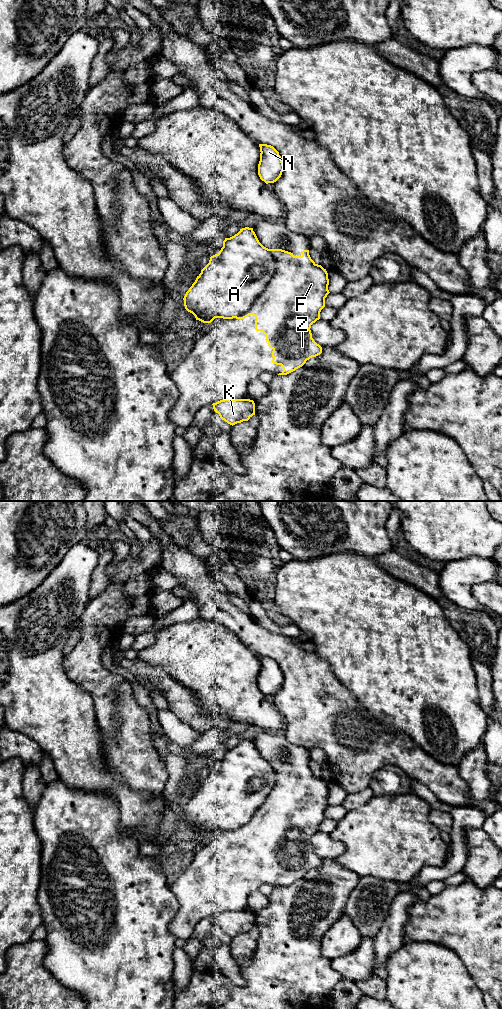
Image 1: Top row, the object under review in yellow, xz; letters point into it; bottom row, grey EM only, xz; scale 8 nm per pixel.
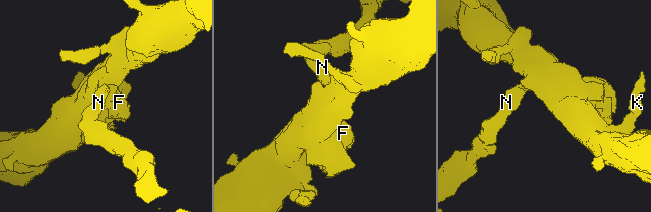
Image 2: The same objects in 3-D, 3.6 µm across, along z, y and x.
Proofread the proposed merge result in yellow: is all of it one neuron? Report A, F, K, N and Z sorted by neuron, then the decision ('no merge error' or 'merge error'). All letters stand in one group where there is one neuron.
A K N / F Z | merge error

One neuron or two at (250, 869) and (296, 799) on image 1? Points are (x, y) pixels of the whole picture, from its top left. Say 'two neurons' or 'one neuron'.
one neuron

